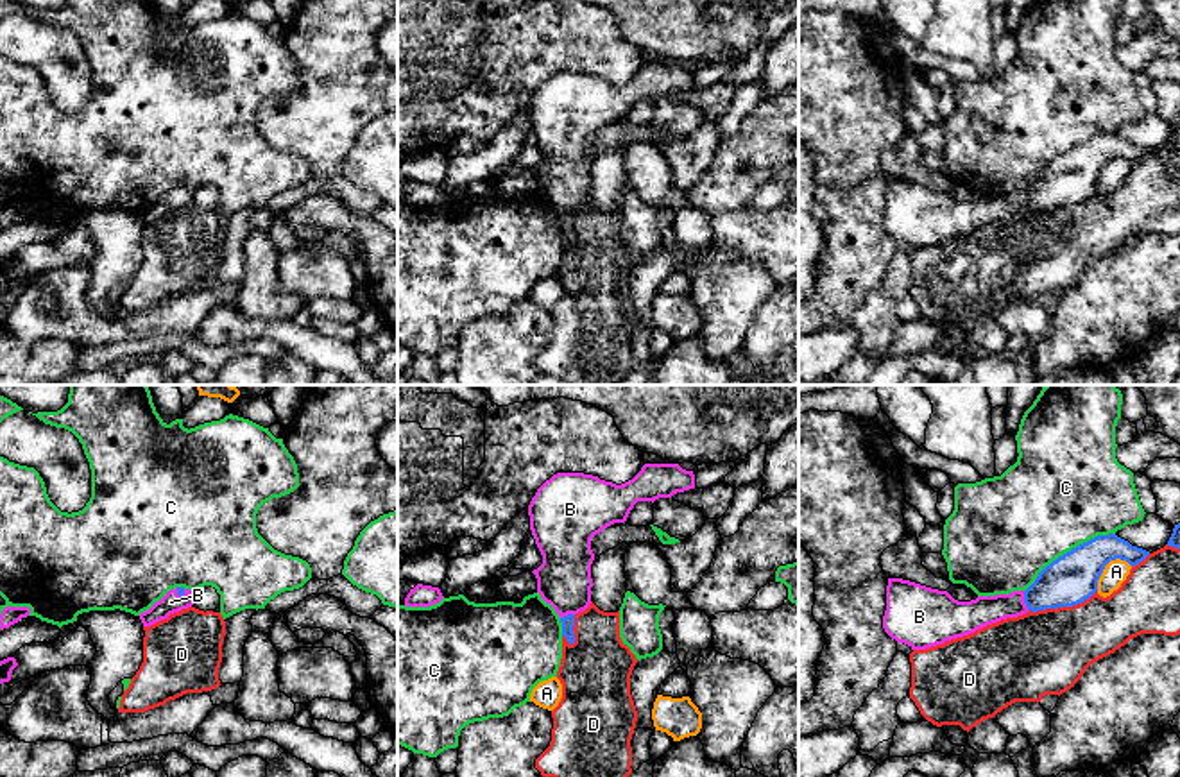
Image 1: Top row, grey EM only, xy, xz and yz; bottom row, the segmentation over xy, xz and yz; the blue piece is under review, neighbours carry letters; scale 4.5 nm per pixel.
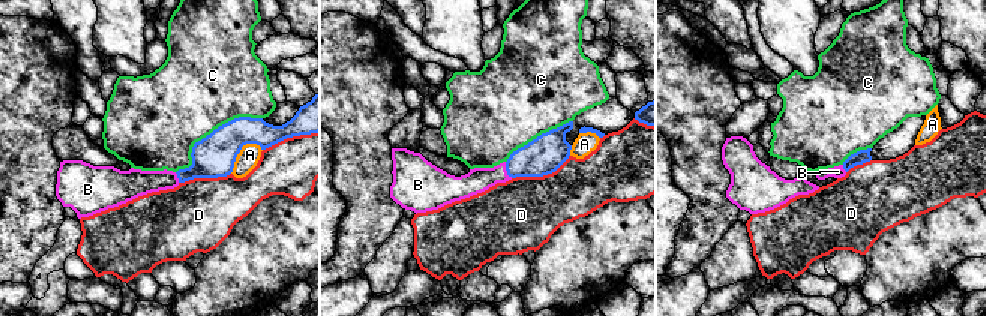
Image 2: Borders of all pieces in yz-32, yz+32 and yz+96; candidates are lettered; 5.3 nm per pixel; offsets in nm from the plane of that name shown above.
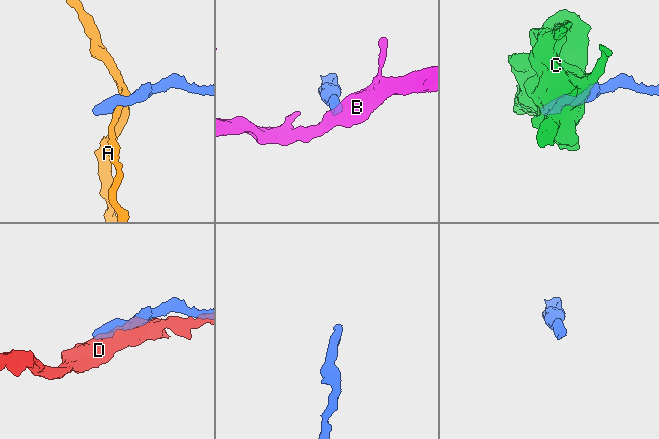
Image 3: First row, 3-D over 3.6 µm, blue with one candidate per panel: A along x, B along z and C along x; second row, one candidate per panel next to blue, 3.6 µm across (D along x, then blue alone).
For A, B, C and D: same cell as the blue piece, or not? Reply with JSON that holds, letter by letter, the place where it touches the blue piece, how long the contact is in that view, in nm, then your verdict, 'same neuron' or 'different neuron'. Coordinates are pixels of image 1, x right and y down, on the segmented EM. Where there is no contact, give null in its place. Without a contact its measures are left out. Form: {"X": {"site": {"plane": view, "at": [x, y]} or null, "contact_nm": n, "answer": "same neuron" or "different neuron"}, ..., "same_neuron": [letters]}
{"A": {"site": {"plane": "yz", "at": [1107, 563]}, "contact_nm": 200, "answer": "different neuron"}, "B": {"site": {"plane": "yz", "at": [1025, 600]}, "contact_nm": 90, "answer": "same neuron"}, "C": {"site": {"plane": "yz", "at": [1068, 552]}, "contact_nm": 480, "answer": "different neuron"}, "D": {"site": {"plane": "yz", "at": [1062, 606]}, "contact_nm": 320, "answer": "different neuron"}, "same_neuron": ["B"]}

